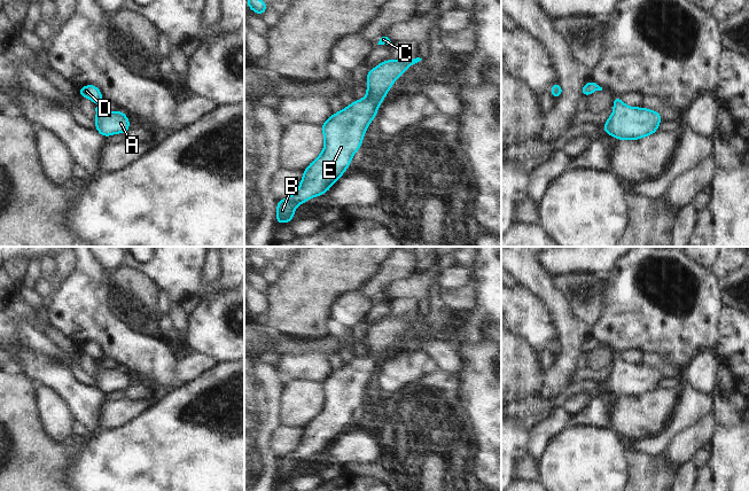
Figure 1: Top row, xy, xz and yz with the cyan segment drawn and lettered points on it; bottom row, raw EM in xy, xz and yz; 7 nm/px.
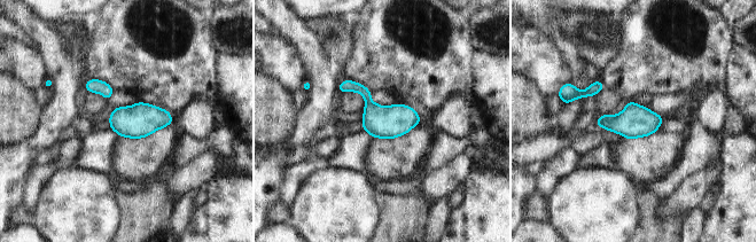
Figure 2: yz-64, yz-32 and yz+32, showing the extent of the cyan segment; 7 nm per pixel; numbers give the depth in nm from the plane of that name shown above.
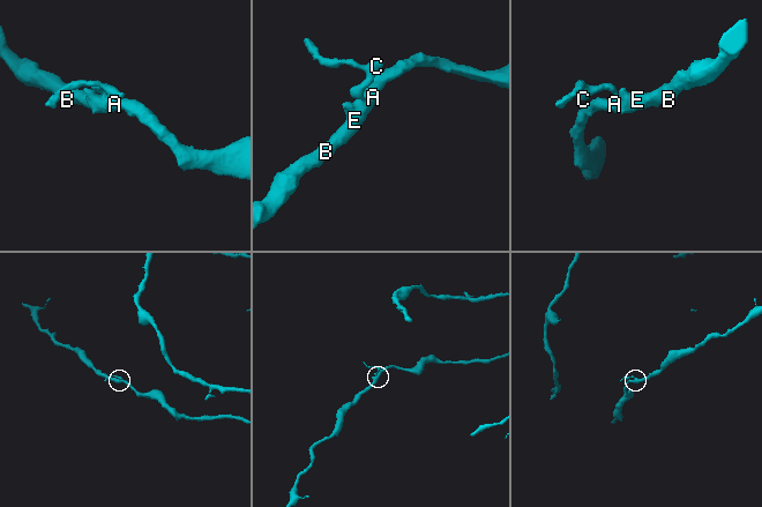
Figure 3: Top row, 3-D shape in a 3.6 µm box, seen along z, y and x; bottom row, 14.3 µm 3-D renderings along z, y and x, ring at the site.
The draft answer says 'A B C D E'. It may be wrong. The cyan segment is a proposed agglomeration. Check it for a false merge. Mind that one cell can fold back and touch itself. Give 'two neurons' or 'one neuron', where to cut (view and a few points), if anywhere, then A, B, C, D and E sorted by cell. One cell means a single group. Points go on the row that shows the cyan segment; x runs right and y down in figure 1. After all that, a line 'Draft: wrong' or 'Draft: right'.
one neuron; cut none; groups A B C D E
Draft: right

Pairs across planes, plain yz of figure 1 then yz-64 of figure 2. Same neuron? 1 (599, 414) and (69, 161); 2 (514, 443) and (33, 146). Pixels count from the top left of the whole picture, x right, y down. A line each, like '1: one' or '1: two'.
1: two
2: one

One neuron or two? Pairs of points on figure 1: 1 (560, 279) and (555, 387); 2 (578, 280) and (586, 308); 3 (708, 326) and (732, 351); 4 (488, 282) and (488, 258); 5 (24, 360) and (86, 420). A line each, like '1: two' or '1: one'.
1: two
2: one
3: two
4: one
5: one

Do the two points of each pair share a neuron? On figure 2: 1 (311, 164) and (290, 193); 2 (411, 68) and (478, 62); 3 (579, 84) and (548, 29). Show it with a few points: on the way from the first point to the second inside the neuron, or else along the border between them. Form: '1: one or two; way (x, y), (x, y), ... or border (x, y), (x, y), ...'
1: one; way (304, 171), (290, 186)
2: two; border (474, 49), (472, 59), (472, 91)
3: one; way (577, 70), (569, 49), (562, 41)

